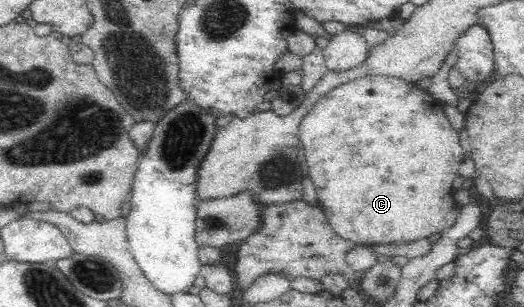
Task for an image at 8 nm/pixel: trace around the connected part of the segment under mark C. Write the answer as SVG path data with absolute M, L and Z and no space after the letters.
M369 73L361 77L353 77L345 83L339 83L329 93L321 96L313 107L303 116L299 128L299 137L302 149L303 166L306 174L314 183L320 208L330 220L331 228L339 236L355 243L367 244L391 244L401 242L413 242L420 238L428 238L434 233L441 232L453 223L455 217L455 202L452 183L458 176L458 169L465 159L460 146L457 130L453 129L451 123L443 112L442 103L433 98L426 90L419 89L414 83L409 83L402 77L396 75L385 75L384 73Z

